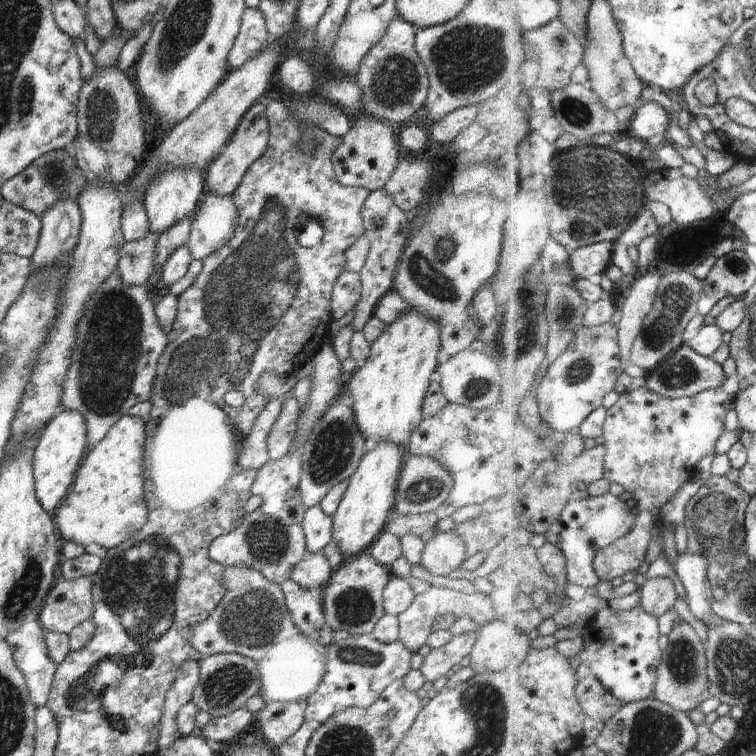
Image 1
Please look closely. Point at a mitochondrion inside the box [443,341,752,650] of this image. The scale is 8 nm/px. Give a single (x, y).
(723, 503)

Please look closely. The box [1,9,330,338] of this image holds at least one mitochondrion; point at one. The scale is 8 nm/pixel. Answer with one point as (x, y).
(102, 112)

